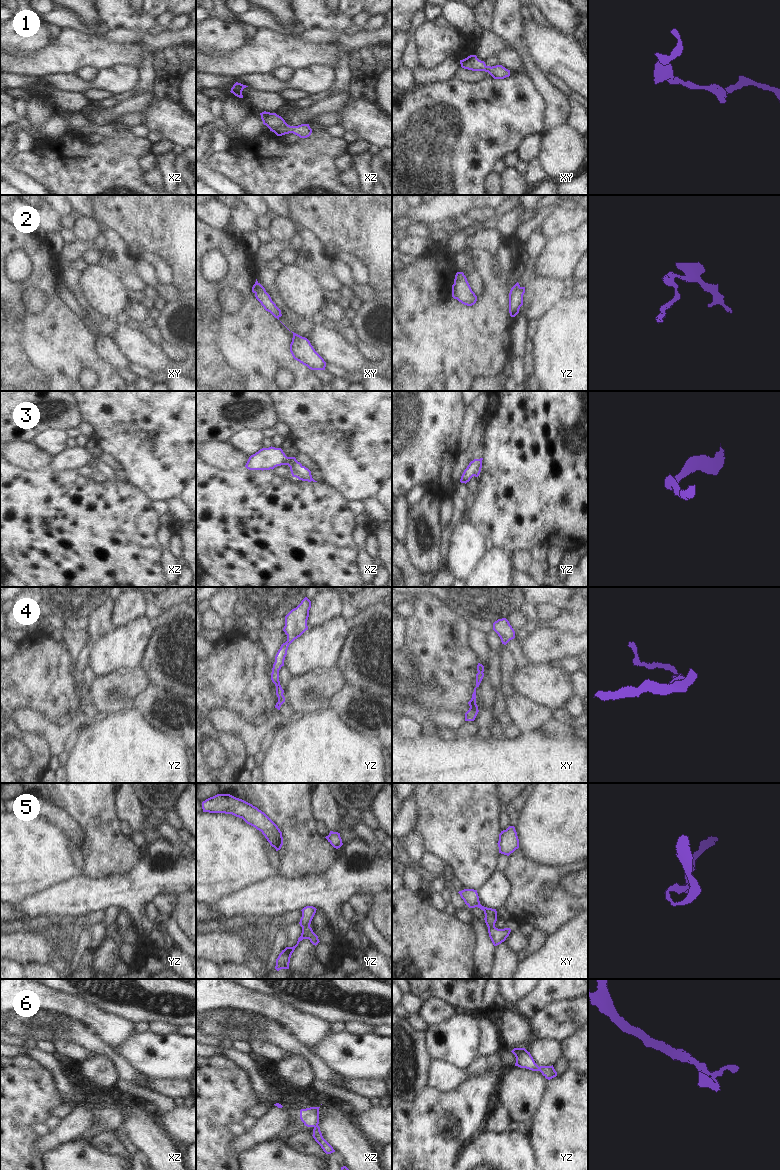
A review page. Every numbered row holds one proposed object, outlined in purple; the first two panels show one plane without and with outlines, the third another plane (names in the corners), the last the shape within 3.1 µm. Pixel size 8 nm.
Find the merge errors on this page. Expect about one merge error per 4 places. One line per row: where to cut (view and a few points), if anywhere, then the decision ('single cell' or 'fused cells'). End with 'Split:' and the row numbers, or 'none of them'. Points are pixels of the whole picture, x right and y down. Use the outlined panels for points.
1: no cut; single cell
2: cut in yz along (453, 284), (457, 298); fused cells
3: no cut; single cell
4: no cut; single cell
5: no cut; single cell
6: cut in xz along (317, 1125), (314, 1127); fused cells
Split: 2, 6

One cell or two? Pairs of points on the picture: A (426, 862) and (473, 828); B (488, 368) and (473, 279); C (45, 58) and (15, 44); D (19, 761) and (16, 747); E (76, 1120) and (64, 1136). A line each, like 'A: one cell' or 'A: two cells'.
A: two cells
B: two cells
C: two cells
D: one cell
E: one cell

